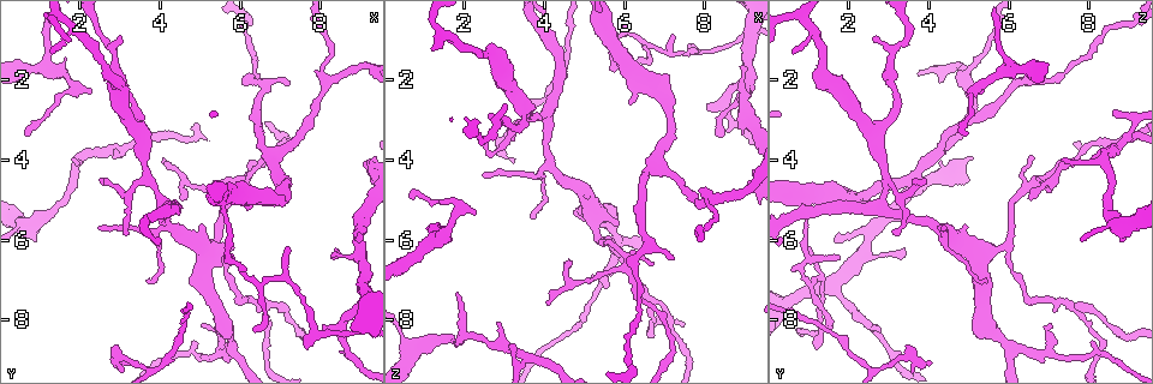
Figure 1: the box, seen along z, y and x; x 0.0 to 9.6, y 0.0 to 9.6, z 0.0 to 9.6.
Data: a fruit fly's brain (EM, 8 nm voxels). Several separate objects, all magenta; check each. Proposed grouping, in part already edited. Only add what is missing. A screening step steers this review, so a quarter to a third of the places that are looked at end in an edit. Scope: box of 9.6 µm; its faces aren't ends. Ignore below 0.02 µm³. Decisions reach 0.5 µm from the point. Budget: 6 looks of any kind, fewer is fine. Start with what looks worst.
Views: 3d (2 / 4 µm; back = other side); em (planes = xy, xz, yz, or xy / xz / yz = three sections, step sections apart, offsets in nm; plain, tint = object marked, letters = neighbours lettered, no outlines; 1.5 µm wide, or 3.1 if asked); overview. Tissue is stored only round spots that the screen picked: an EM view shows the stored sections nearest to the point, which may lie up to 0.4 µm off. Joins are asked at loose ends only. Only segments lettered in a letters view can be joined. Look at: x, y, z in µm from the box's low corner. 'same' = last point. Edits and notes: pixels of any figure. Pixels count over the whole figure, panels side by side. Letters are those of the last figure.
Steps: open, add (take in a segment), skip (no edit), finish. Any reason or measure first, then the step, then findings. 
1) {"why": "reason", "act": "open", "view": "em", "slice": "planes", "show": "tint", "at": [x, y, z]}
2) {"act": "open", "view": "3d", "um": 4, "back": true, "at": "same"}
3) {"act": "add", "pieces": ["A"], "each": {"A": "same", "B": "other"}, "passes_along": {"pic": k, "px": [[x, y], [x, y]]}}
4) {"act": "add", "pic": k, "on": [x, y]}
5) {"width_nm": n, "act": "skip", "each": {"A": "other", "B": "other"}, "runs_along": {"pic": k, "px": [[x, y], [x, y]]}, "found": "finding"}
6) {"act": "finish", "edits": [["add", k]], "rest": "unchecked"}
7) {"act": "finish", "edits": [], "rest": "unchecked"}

{"why": "an open end", "act": "open", "view": "3d", "um": 4, "at": [2.90, 4.00, 8.00]}

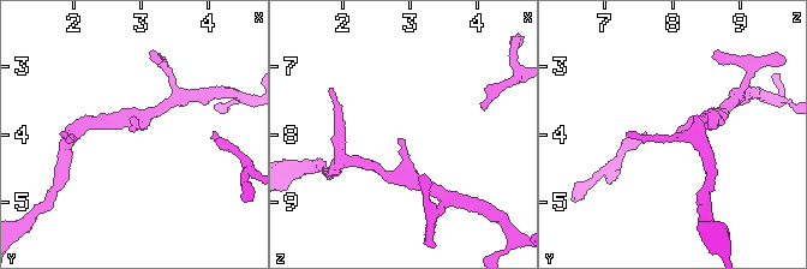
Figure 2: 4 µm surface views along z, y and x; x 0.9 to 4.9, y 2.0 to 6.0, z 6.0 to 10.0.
{"why": "need the tissue", "act": "open", "view": "em", "slice": "yz", "step": 8, "show": "letters", "at": [2.85, 3.95, 8.05]}

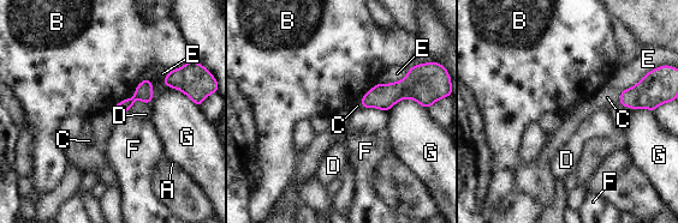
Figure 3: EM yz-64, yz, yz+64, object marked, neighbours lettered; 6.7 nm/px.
{"act": "skip", "each": {"A": "other", "B": "other", "C": "other", "D": "other", "E": "other", "F": "other", "G": "other"}, "border": {"pic": 3, "px": [[147, 78], [131, 97], [111, 110]]}, "found": "no lettered segment goes on from it"}

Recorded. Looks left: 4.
{"why": "tapers out", "act": "open", "view": "3d", "um": 2, "at": [0.75, 3.35, 5.00]}

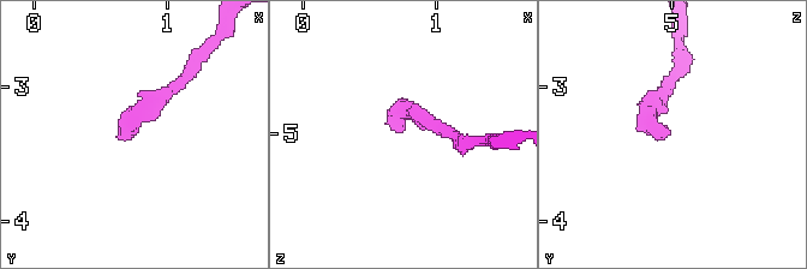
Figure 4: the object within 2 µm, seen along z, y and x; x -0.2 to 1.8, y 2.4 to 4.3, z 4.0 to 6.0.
{"act": "open", "view": "em", "slice": "planes", "show": "letters", "at": [0.74, 3.32, 4.96]}

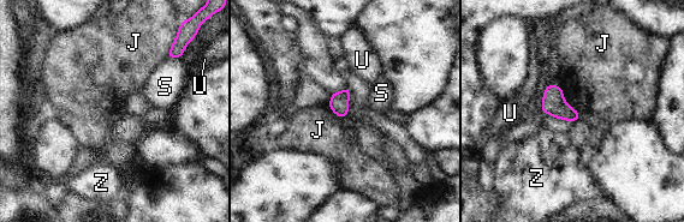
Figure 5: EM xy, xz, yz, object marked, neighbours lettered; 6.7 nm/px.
{"width_nm": 130, "act": "skip", "each": {"J": "other", "S": "other", "U": "other", "Z": "other"}, "border": {"pic": 5, "px": [[327, 104], [342, 119]]}, "found": "none of them fits"}

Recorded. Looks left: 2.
{"why": "tapers out", "act": "open", "view": "em", "slice": "planes", "show": "letters", "at": [7.70, 8.70, 1.25]}

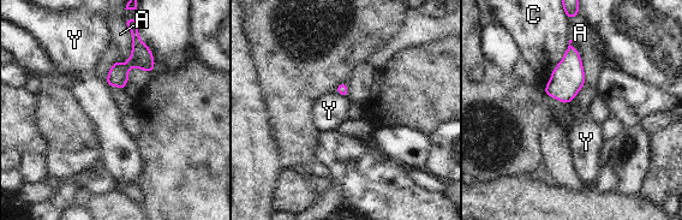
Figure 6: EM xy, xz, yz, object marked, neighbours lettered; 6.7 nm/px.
{"act": "skip", "each": {"A": "other", "C": "other", "Y": "other"}, "border": {"pic": 6, "px": [[335, 90], [347, 97]]}, "found": "no lettered segment goes on from it"}

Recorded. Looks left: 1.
{"act": "finish", "edits": [], "rest": "unchecked"}

